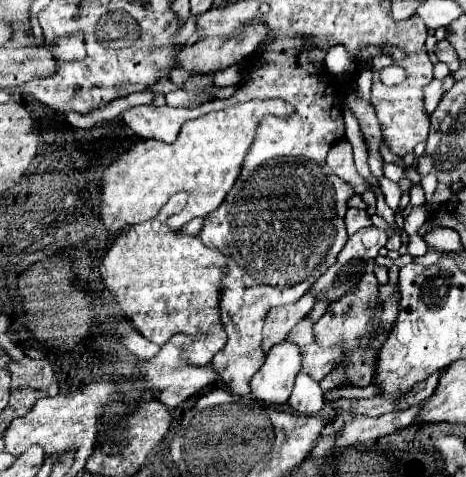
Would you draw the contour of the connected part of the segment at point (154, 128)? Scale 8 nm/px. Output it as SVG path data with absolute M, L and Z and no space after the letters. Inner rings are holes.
M138 105L122 113L124 123L142 139L158 139L172 143L180 127L194 117L201 117L202 109L174 109L174 107L154 107Z

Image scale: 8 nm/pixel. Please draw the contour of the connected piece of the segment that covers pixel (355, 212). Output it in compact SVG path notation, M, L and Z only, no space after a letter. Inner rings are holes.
M354 207L348 209L344 221L346 221L348 235L354 235L358 229L362 229L362 227L370 227L370 225L372 225L370 215L368 215L364 209L354 209Z

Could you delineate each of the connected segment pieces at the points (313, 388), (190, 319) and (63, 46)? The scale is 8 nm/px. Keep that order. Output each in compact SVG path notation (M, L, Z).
M300 371L296 377L294 391L288 399L290 407L304 415L316 415L324 407L324 401L326 397L324 397L324 391L320 389L320 383L314 381L310 375L306 375L304 371Z
M186 192L172 195L154 219L124 231L100 261L100 273L124 315L130 317L134 327L152 343L164 345L176 333L206 335L206 341L196 341L192 349L186 349L182 355L188 363L204 365L226 345L220 319L220 295L228 257L218 249L206 247L194 235L170 229L168 219L184 209L187 198Z
M64 37L64 39L56 39L52 45L54 45L52 53L54 53L58 59L64 59L64 61L84 59L84 55L86 55L84 43L82 43L80 37Z

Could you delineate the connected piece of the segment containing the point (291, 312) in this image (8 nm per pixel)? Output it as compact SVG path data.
M310 289L298 303L270 309L268 311L268 317L266 317L266 325L264 325L264 339L262 339L264 351L268 351L272 345L284 341L286 335L290 333L290 329L312 311L314 303L320 297L322 295L318 291Z

